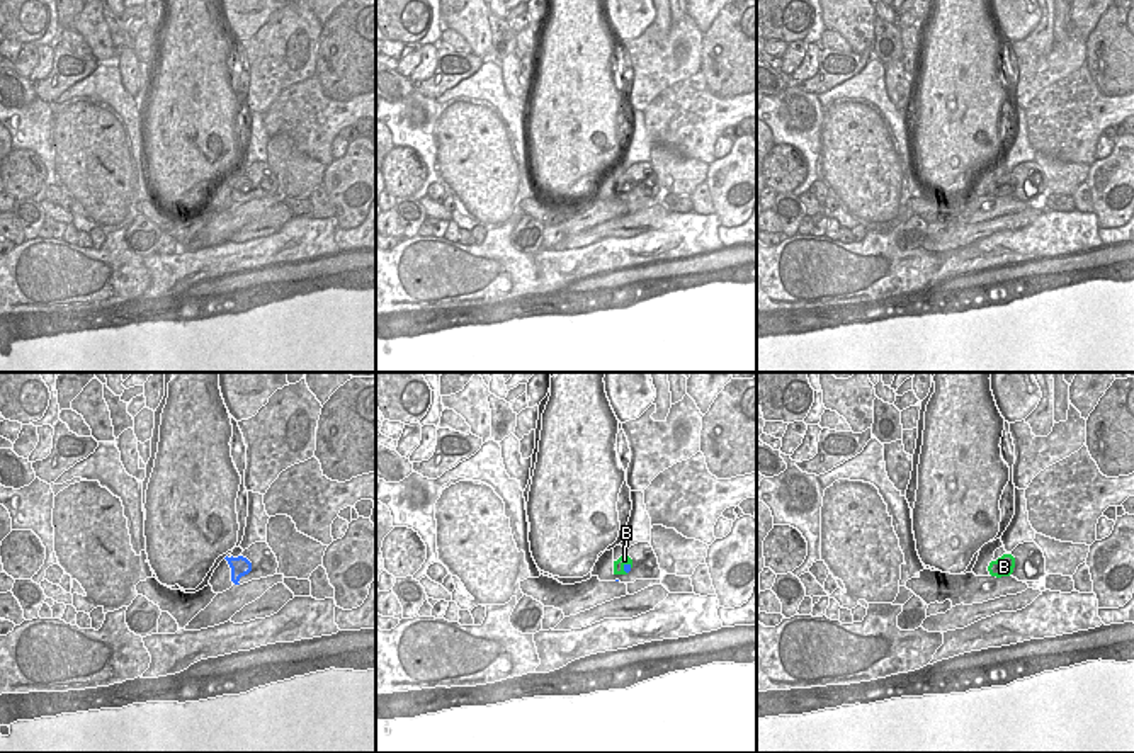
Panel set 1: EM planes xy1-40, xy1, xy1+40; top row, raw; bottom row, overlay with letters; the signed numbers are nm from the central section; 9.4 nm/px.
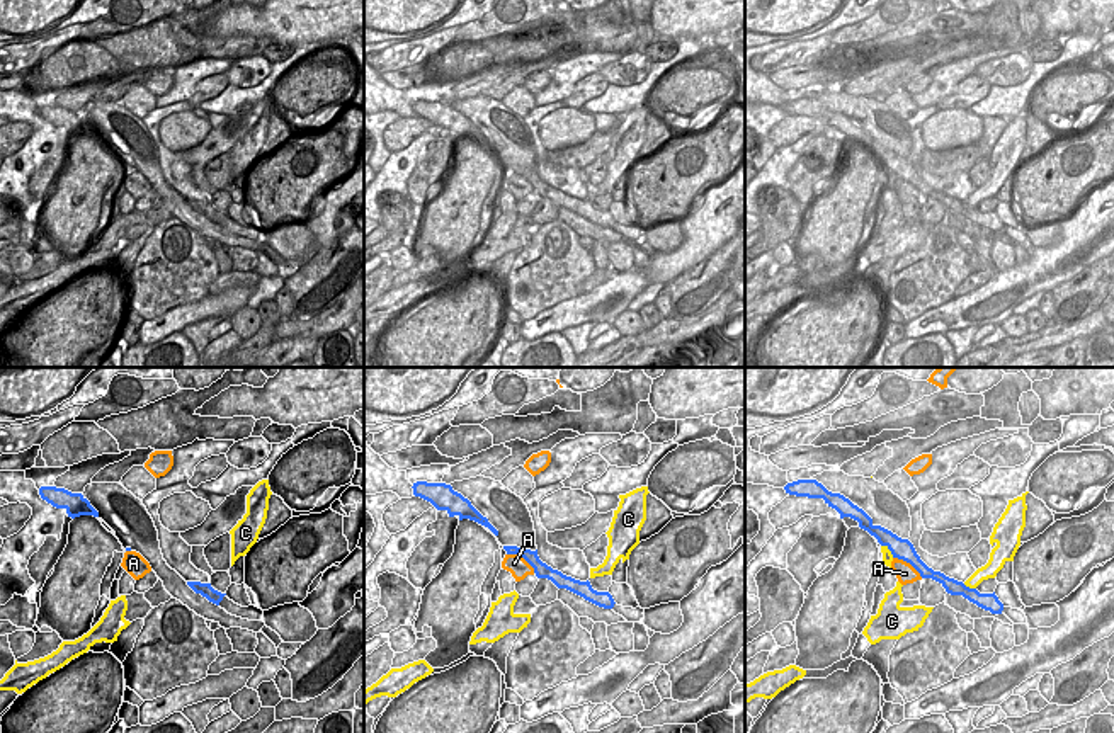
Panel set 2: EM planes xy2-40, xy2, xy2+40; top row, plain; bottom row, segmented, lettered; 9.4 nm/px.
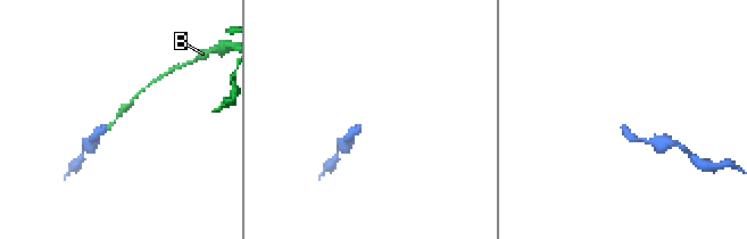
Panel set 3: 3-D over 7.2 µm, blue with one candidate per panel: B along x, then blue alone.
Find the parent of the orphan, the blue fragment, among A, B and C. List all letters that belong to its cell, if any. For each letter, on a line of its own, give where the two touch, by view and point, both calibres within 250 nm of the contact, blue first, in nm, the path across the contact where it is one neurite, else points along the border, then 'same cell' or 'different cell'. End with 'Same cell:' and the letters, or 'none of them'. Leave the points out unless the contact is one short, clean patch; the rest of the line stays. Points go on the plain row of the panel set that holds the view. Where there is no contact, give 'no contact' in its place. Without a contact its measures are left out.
A: meets blue in xy2 at (522, 176); 140 nm thick on the blue side, 190 nm on the other; different cell
B: meets blue in xy1 at (624, 187); 60 nm thick on the blue side, 100 nm on the other; runs through xy1 (626, 186), (624, 187), (624, 179); same cell
C: meets blue in xy2+40 at (888, 167); 190 nm thick on the blue side, 100 nm on the other; different cell
Same cell: B

